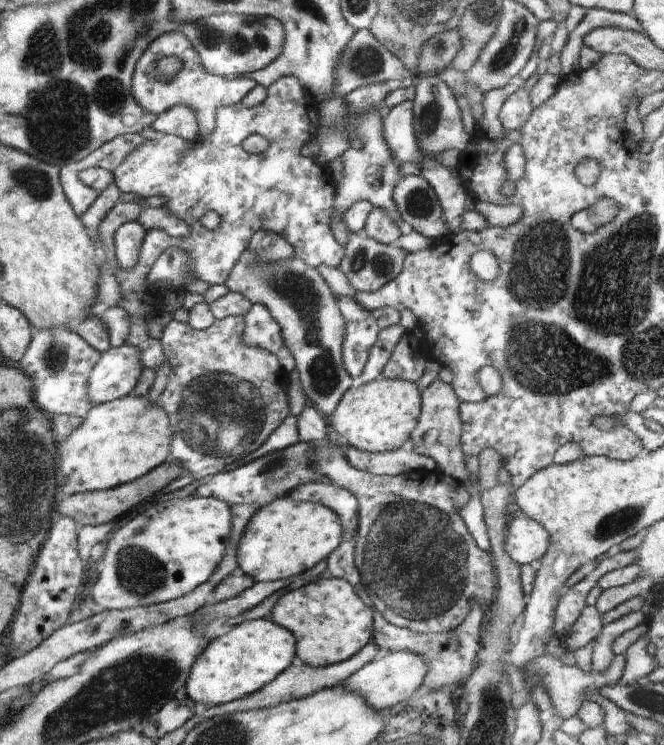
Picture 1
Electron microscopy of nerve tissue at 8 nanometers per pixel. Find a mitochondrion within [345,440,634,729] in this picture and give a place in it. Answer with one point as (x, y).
(416, 563)

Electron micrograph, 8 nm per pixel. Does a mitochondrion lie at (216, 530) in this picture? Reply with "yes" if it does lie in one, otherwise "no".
no

